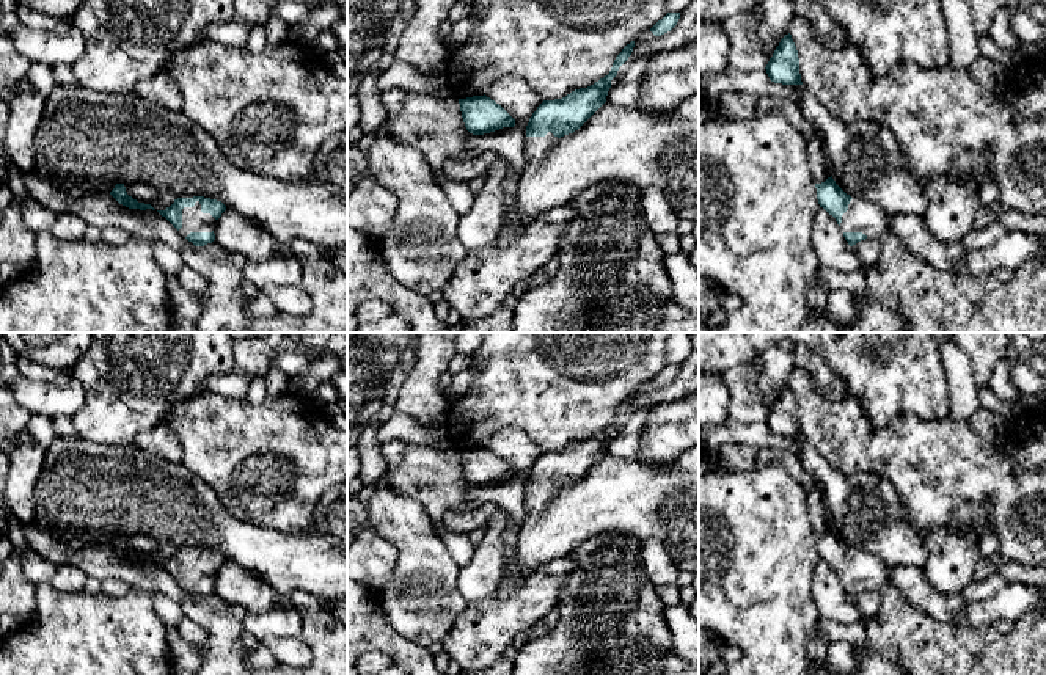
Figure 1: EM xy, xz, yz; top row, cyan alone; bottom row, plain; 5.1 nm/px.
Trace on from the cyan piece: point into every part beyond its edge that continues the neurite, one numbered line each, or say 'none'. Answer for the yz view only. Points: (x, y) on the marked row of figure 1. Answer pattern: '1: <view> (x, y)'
1: yz (930, 300)

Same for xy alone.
1: xy (193, 220)

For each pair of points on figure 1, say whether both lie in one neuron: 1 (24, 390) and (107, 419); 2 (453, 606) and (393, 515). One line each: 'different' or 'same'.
1: different
2: same

